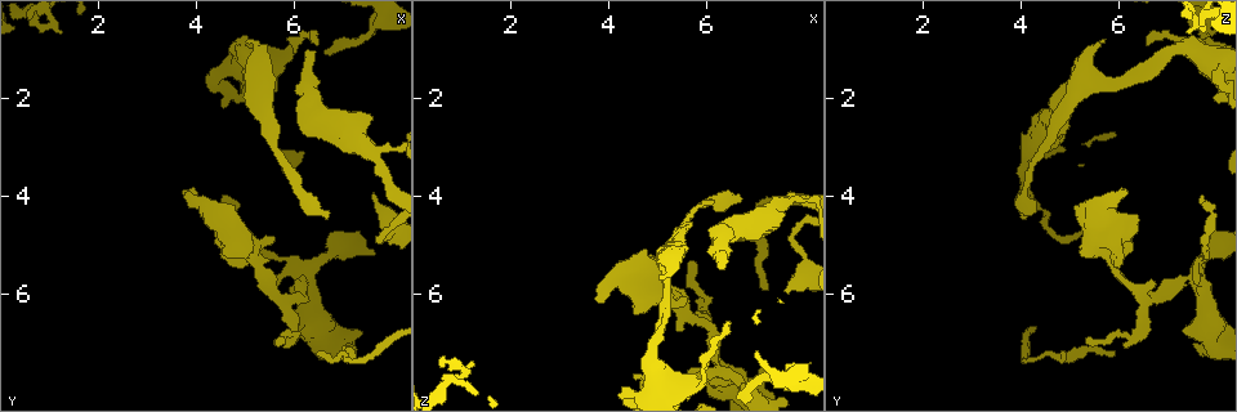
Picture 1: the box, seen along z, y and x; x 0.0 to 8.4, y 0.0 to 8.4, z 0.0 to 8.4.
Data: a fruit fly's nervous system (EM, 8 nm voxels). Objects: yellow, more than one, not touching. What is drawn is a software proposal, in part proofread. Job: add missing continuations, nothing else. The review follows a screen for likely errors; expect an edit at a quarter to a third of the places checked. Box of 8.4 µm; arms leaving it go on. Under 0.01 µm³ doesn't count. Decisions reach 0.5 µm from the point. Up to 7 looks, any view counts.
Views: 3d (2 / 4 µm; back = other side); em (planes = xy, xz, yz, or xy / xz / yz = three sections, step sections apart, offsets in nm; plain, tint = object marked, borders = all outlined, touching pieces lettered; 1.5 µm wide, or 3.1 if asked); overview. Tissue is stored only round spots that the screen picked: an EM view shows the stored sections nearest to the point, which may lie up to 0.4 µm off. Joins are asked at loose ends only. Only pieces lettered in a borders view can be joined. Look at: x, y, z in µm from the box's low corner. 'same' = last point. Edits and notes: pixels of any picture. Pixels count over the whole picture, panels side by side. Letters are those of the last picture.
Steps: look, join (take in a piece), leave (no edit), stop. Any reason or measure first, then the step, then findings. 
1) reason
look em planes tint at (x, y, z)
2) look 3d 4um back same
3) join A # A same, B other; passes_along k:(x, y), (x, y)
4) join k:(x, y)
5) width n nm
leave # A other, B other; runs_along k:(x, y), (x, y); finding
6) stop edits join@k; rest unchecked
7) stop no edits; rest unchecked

an open end
look em xz step 4 tint at (5.55, 4.85, 6.10)

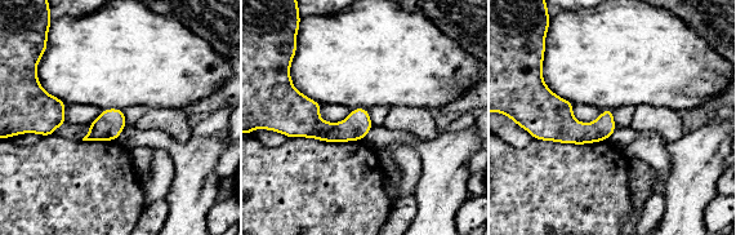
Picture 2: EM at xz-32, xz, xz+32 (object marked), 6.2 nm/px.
look em yz step 8 borders same

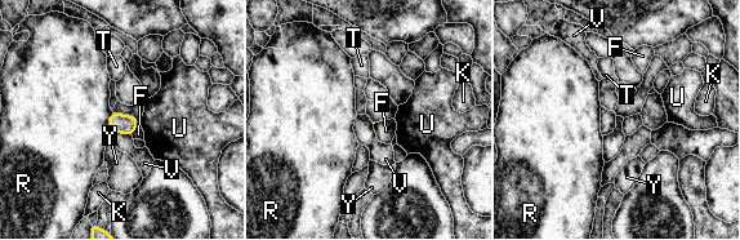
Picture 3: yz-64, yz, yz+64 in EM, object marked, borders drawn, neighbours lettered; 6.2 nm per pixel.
leave # F other, K other, R other, T other, U other, V other, Y other; border 3:(112, 111), (108, 118), (108, 132); none of them fits

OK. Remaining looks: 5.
free end
look 3d 2um at (7.20, 7.20, 5.90)

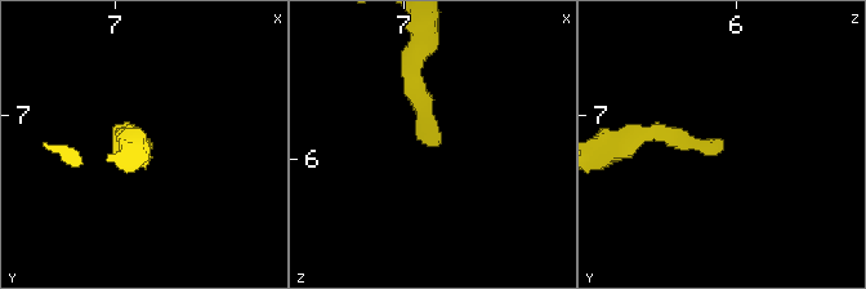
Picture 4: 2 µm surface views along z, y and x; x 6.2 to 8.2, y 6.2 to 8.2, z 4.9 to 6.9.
need the tissue
look em planes tint at (7.16, 7.16, 5.94)

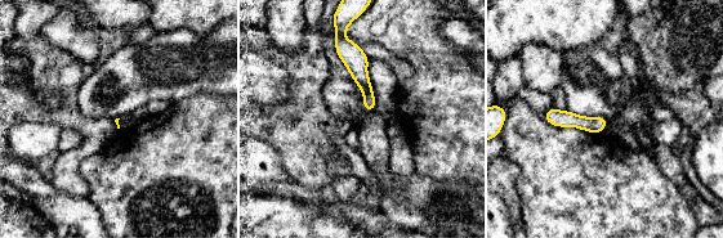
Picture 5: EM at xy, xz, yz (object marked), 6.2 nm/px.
look em planes borders same

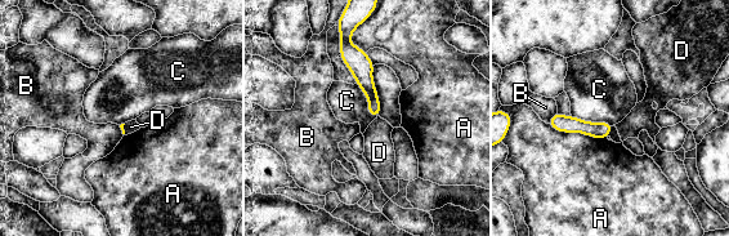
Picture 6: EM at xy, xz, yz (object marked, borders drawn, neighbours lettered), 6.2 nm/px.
leave # A other, B other, C other, D other; border 6:(571, 114), (612, 125); none of them fits

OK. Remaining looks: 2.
end of a long branch
look 3d 4um at (6.75, 4.35, 4.10)

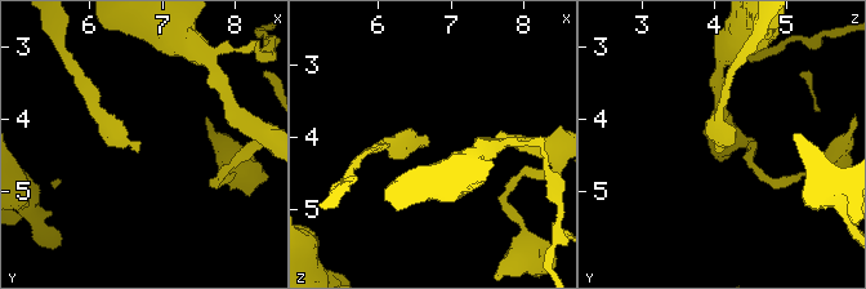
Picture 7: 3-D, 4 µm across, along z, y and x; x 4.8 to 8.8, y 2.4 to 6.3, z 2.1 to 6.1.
look em planes borders at (6.70, 4.40, 4.10)

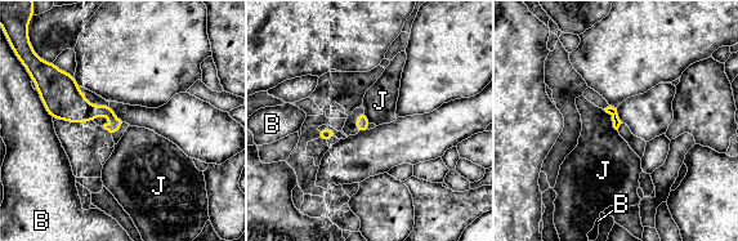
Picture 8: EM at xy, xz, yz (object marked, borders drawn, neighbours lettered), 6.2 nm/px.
longest_contact B 180 nm
leave # B other, J other; border 8:(603, 110), (617, 130); none of them fits

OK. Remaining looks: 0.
stop no edits; rest unchecked

